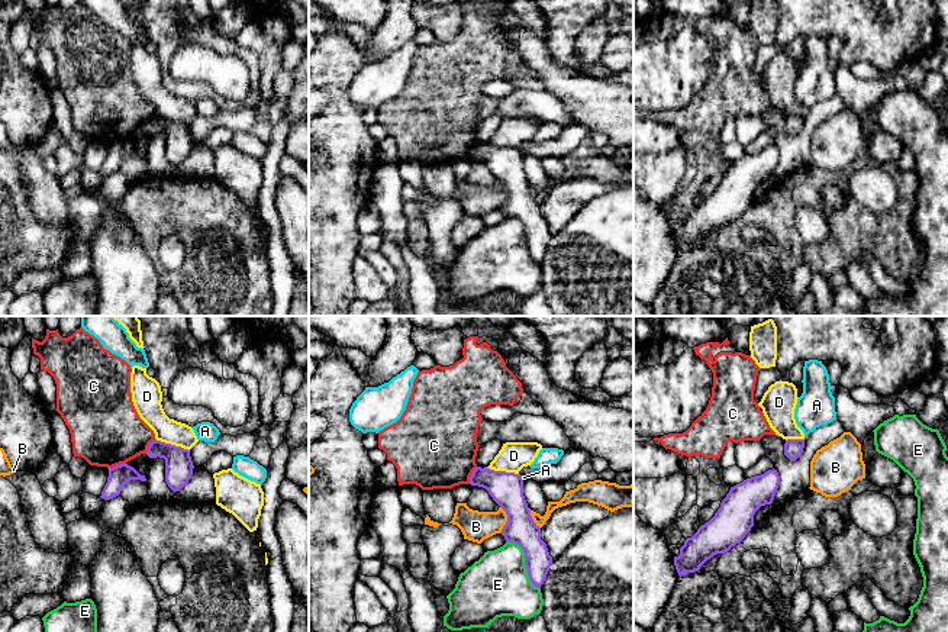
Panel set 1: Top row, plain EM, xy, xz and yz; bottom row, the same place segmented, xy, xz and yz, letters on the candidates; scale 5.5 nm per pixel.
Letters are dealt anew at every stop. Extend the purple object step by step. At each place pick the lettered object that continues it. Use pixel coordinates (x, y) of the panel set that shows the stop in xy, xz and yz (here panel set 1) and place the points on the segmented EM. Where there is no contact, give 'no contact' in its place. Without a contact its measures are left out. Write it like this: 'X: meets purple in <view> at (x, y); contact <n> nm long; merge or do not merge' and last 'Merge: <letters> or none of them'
A: meets purple in xz at (521, 477); contact 30 nm long; do not merge
B: meets purple in xz at (508, 519); contact 150 nm long; do not merge
C: meets purple in xz at (471, 476); contact 100 nm long; do not merge
D: meets purple in xy at (173, 445); contact 200 nm long; do not merge
E: meets purple in xz at (525, 563); contact 320 nm long; do not merge
Merge: none of them

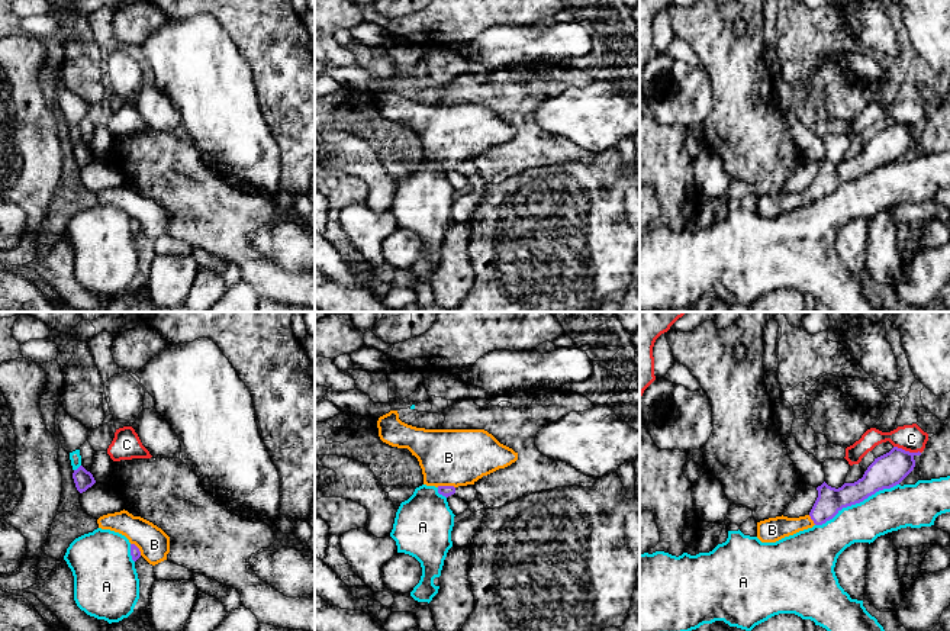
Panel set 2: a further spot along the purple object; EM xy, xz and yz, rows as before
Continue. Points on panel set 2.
A: meets purple in yz at (856, 502); contact 500 nm long; do not merge
B: meets purple in xz at (445, 486); contact 100 nm long; merge
C: meets purple in yz at (907, 451); contact 160 nm long; do not merge
Merge: B

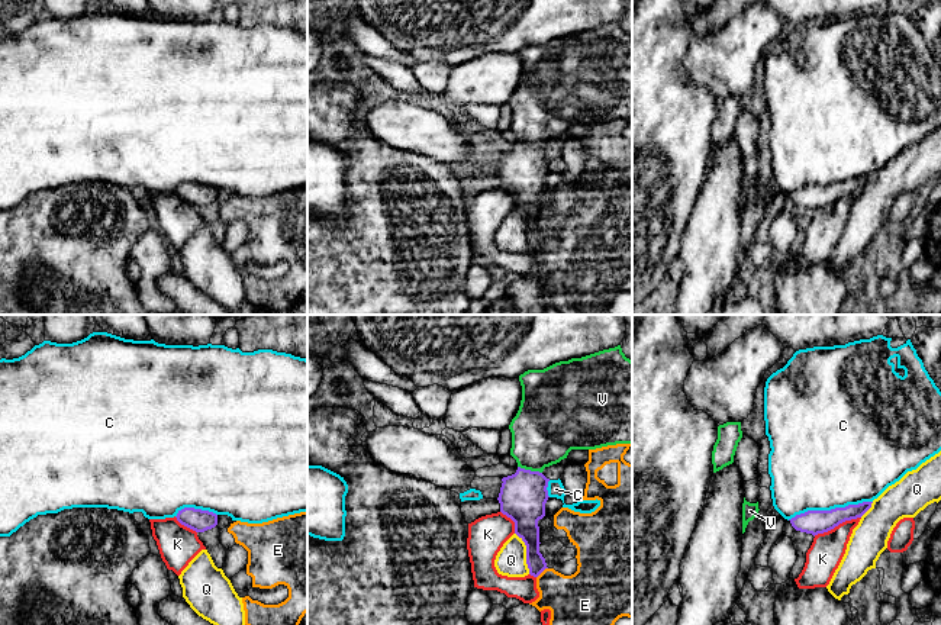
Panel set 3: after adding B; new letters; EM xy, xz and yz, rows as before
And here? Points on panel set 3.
C: meets purple in yz at (831, 509); contact 480 nm long; do not merge
E: meets purple in xz at (541, 572); contact 90 nm long; do not merge
K: meets purple in yz at (837, 525); contact 280 nm long; do not merge
Q: meets purple in xz at (527, 553); contact 240 nm long; do not merge
V: meets purple in xz at (529, 470); contact 140 nm long; merge
Merge: V

